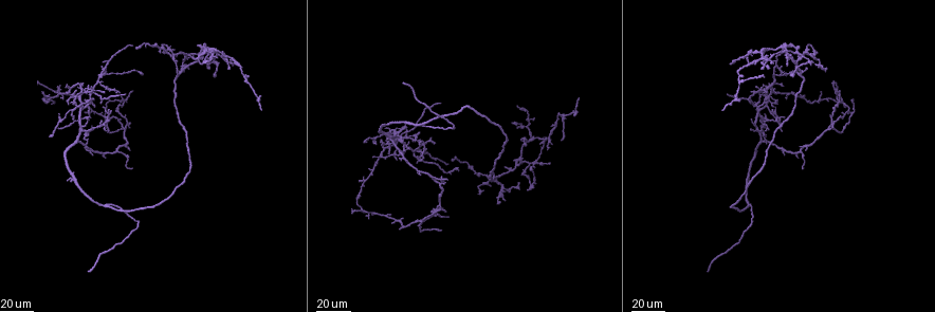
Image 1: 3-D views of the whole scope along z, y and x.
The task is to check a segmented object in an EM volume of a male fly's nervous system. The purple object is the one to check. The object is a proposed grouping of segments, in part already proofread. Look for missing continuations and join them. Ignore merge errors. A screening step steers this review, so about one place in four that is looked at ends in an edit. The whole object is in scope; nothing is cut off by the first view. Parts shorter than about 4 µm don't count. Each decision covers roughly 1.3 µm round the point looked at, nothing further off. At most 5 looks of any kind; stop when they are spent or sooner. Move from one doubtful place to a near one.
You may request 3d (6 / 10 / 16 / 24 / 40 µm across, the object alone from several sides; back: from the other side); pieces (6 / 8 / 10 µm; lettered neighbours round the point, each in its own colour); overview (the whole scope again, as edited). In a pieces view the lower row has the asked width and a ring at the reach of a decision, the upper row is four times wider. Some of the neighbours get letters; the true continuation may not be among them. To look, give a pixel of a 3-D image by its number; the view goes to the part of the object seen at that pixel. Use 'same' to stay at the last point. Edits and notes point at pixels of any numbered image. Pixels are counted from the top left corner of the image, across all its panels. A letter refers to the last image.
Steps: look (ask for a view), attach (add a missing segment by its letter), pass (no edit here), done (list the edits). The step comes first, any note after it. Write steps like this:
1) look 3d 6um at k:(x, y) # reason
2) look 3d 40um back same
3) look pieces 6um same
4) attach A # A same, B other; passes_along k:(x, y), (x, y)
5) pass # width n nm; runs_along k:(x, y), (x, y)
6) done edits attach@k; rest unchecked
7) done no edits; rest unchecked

look 3d 40um at 1:(706, 272) # long arm stops here

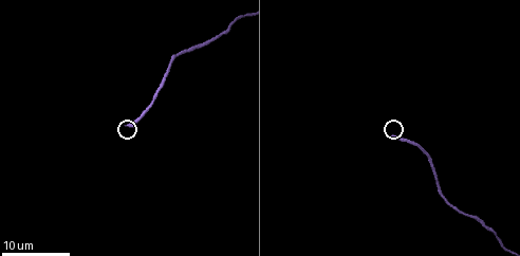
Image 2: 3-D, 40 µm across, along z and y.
look pieces 8um at 2:(394, 136)

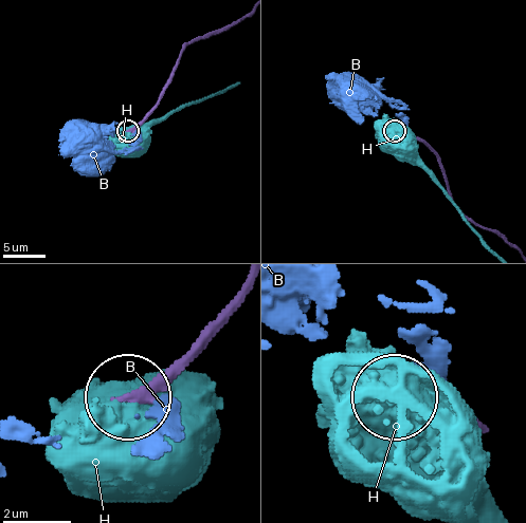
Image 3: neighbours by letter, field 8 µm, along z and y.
attach B # width 240 nm; B same, H other; it goes on there

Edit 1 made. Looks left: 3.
look overview # redraw

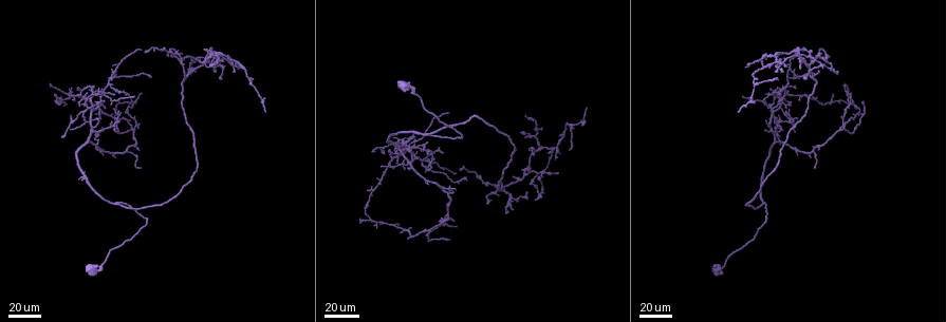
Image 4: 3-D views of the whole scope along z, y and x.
look 3d 40um at 4:(138, 125) # branch stops here

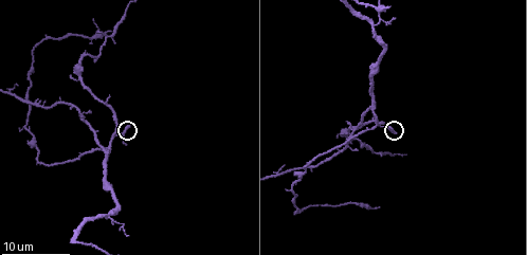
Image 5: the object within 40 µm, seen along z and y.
look pieces 10um at 5:(128, 127)

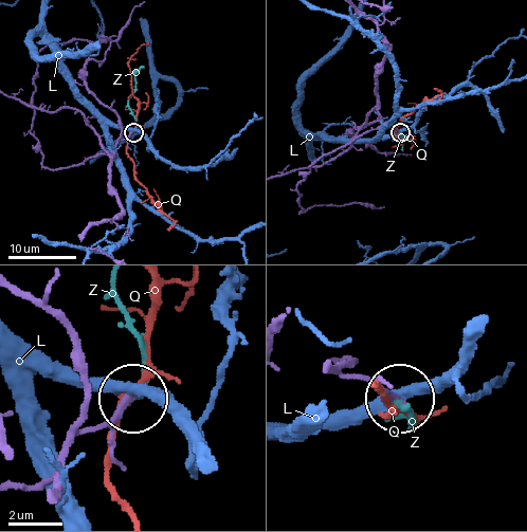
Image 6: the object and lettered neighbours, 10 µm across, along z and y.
attach Z # width 240 nm; L other, Q other, Z same; passes_along 6:(65, 455), (131, 398), (140, 375), (140, 342), (115, 287); the neuron continues

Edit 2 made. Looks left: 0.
done edits attach@3, attach@6; rest unchecked

